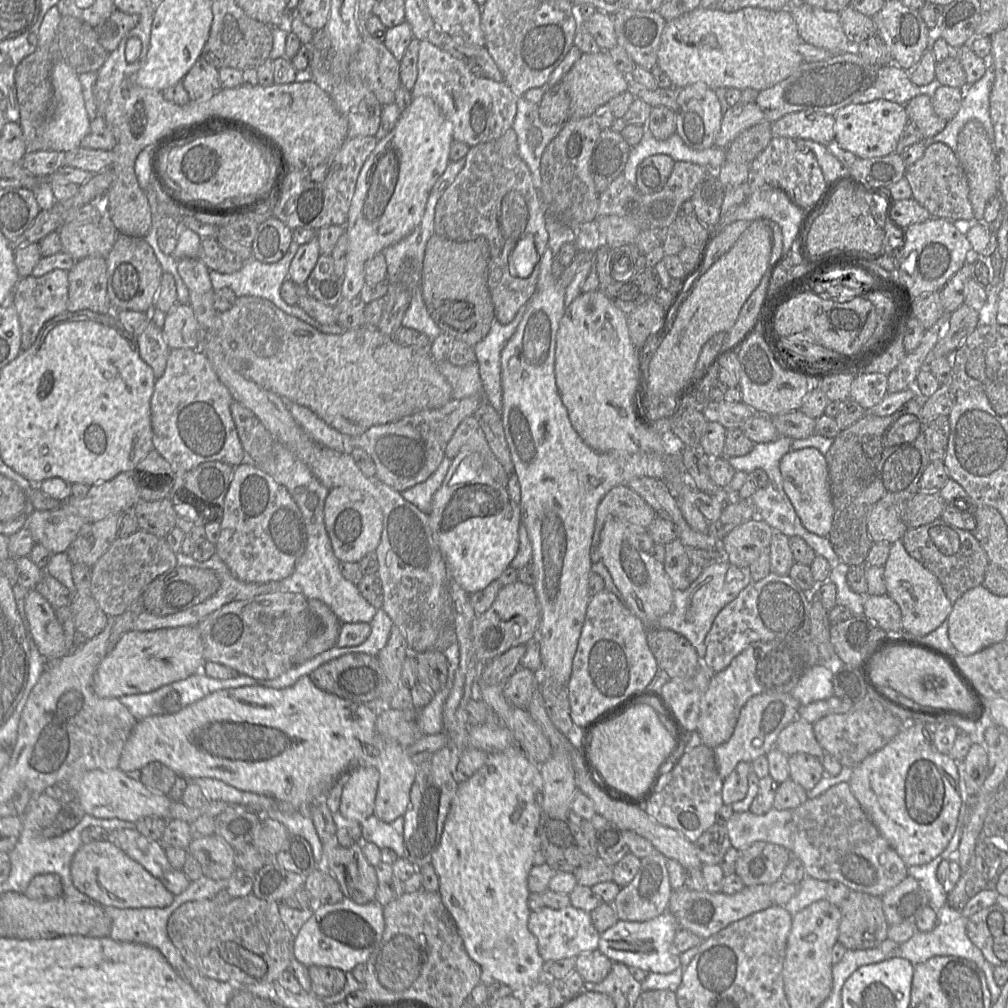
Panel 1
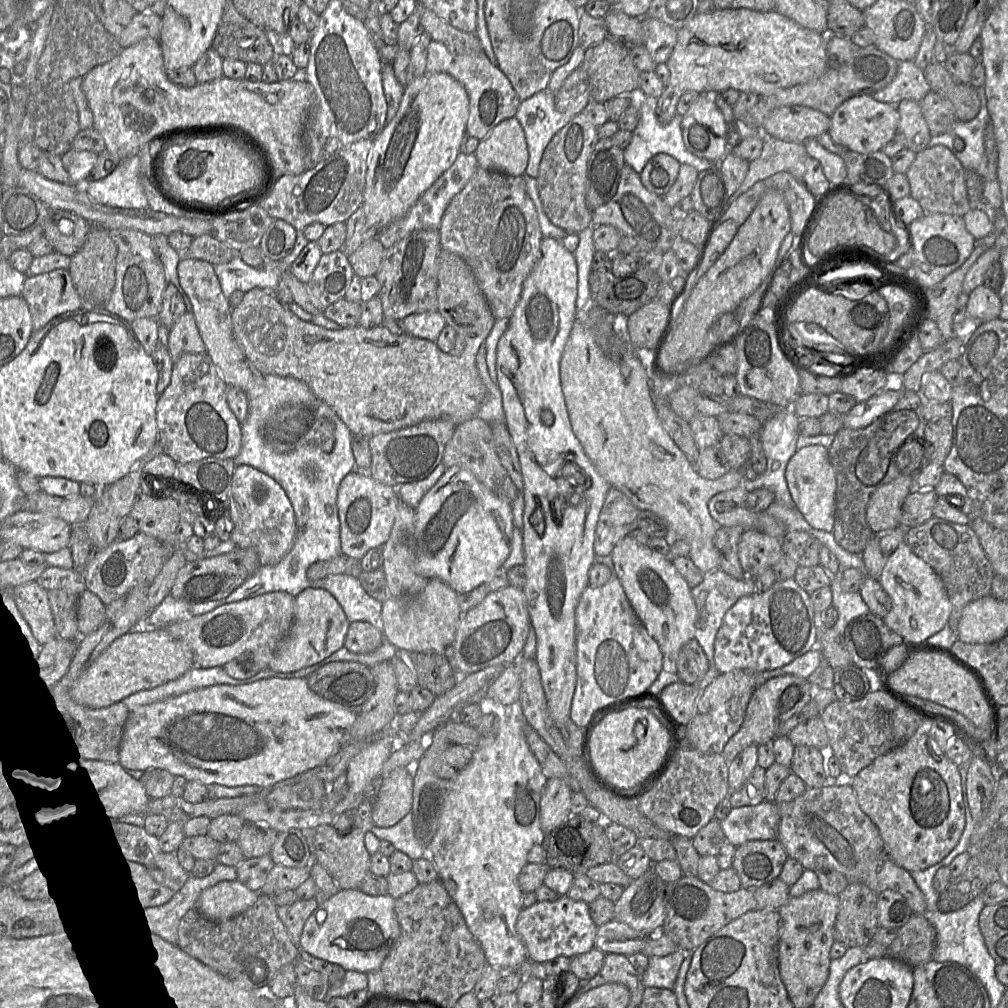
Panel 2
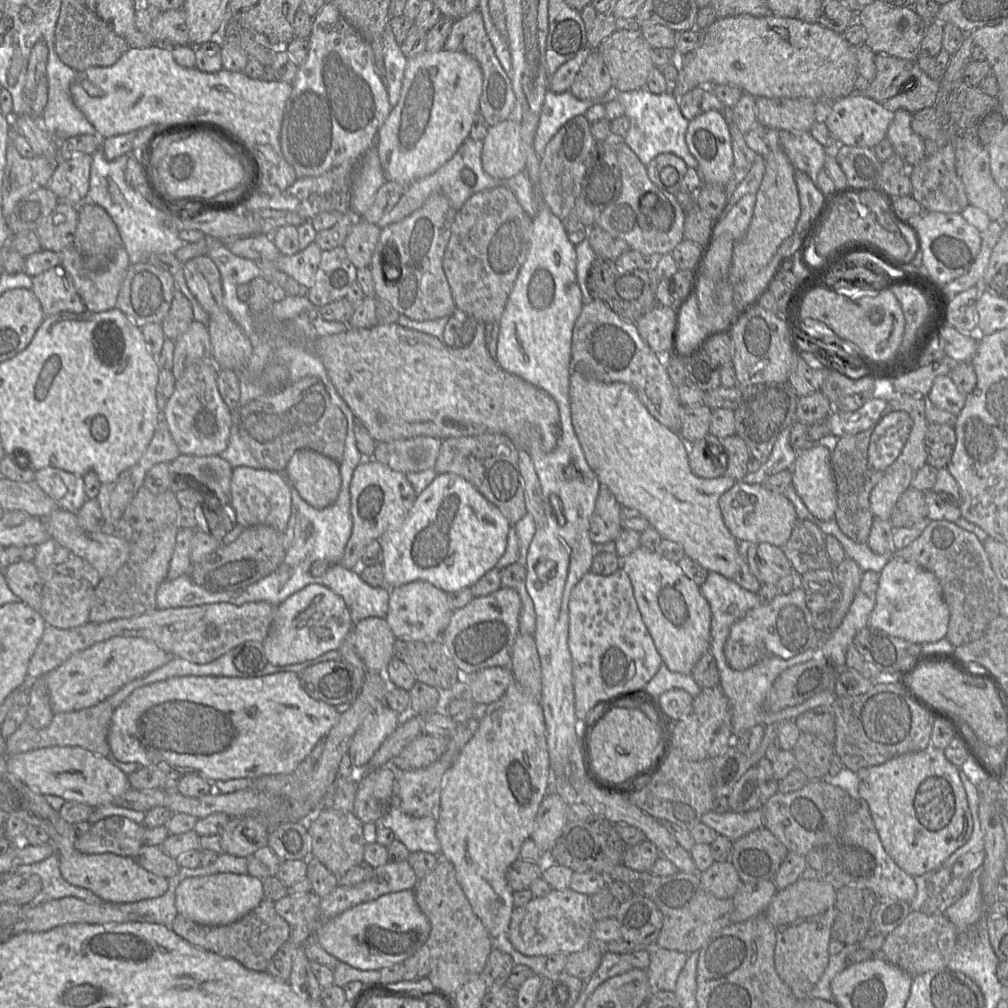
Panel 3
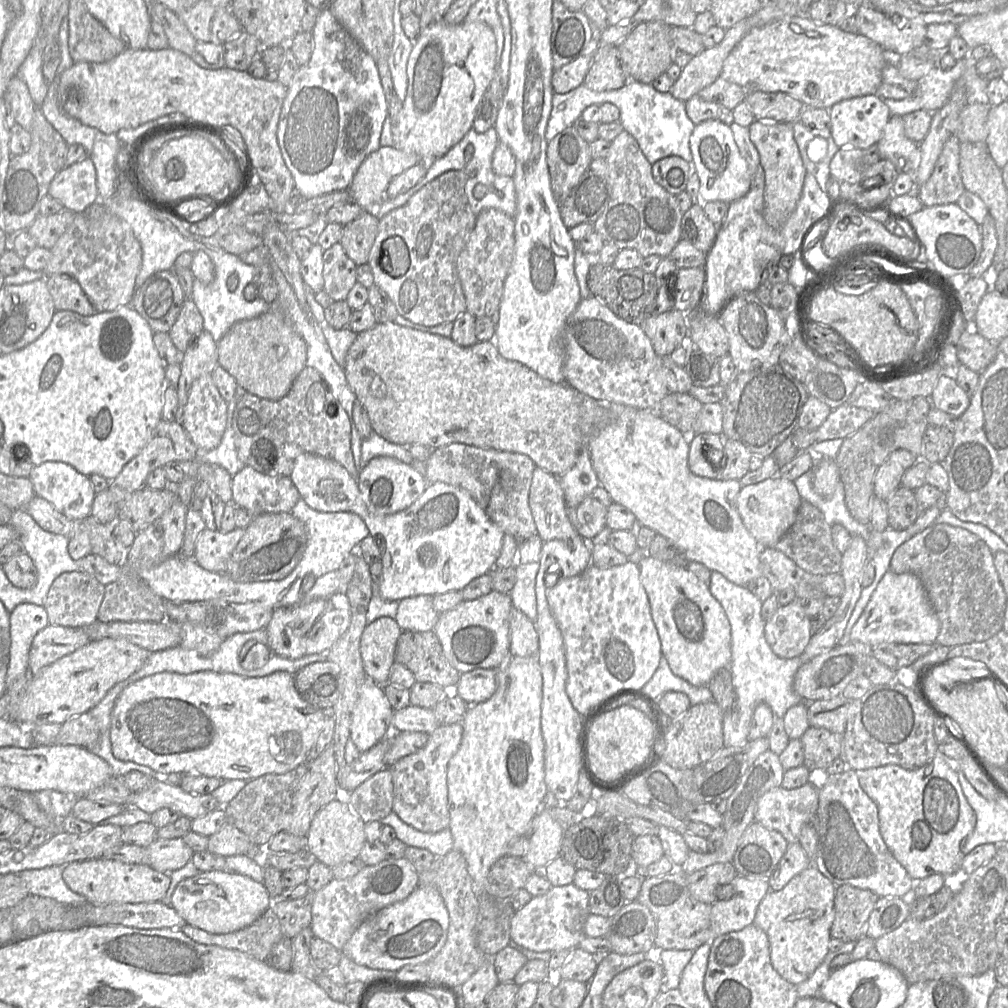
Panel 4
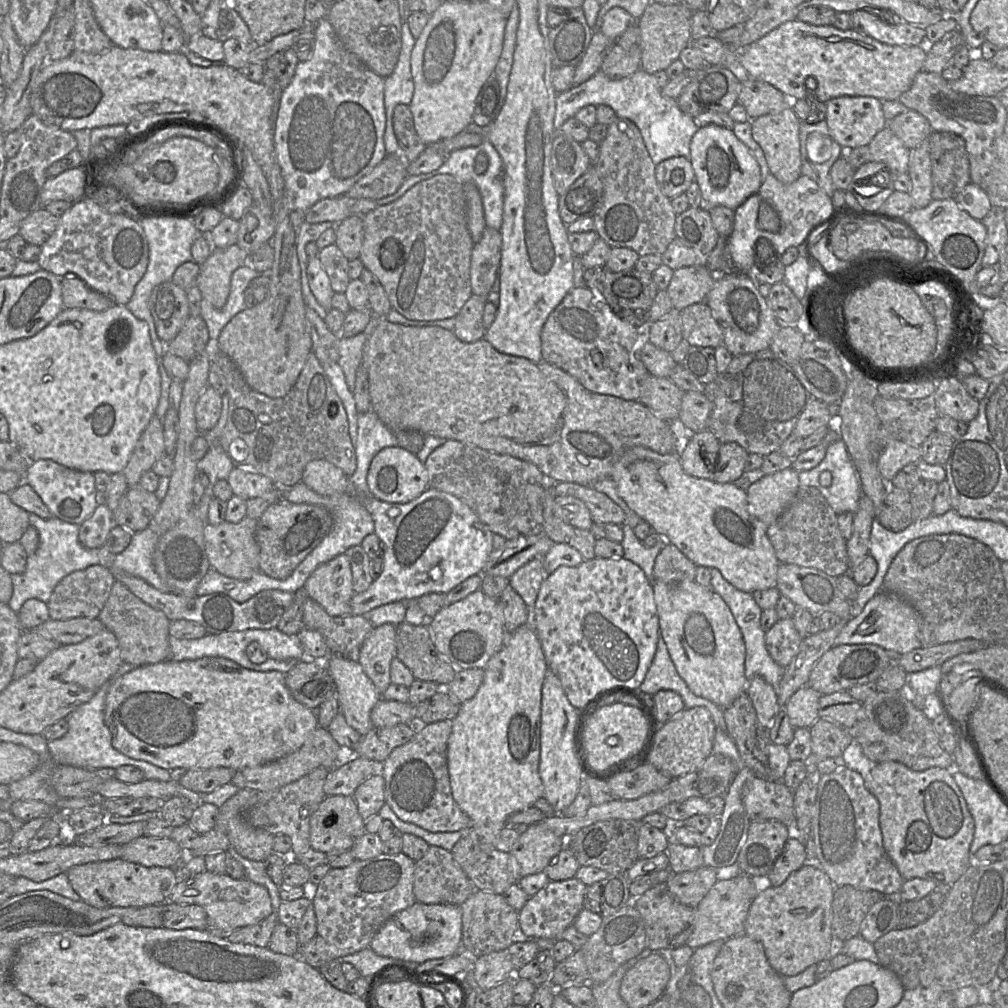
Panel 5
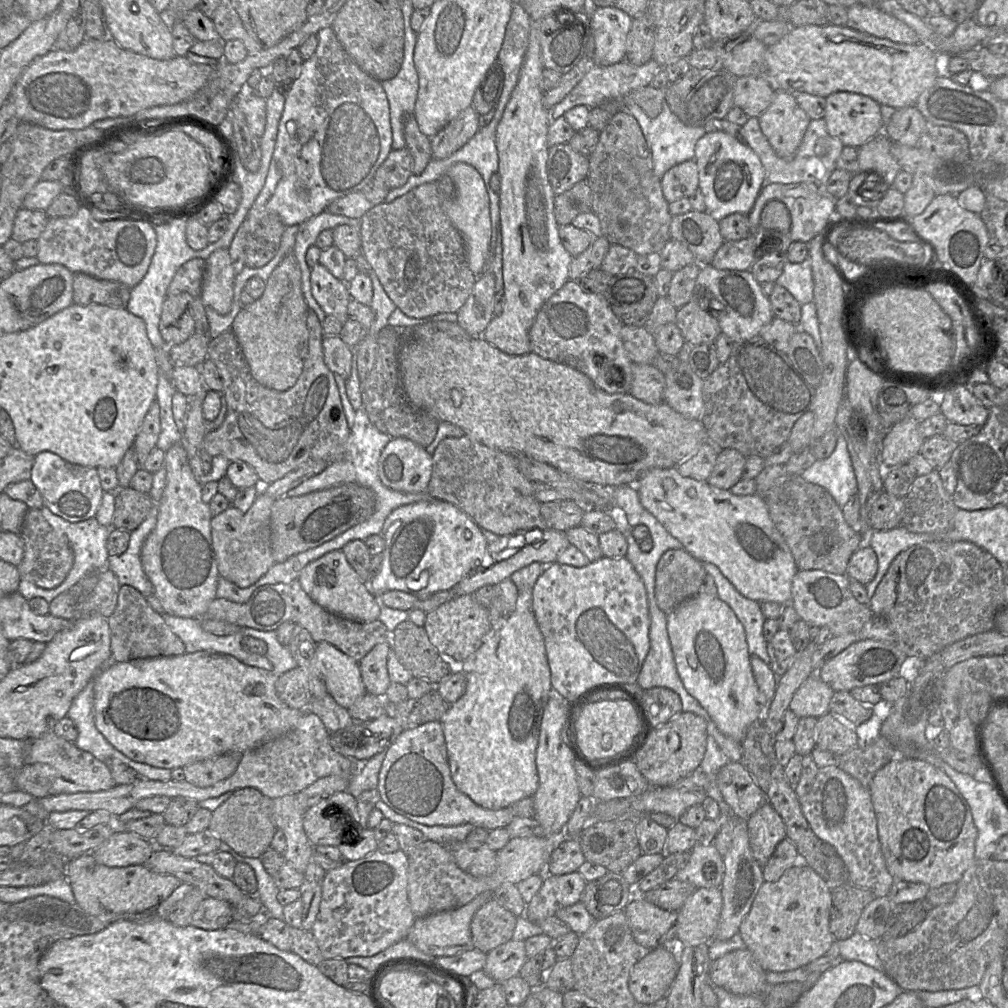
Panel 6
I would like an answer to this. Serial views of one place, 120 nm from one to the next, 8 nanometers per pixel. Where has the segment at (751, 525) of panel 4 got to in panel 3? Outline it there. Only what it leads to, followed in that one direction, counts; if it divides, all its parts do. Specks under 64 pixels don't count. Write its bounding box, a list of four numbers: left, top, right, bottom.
[719,482,798,547]

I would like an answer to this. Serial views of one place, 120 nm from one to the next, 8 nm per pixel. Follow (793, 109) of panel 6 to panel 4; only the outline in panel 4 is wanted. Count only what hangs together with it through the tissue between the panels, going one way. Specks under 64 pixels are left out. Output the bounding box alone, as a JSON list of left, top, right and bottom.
[749,120,807,228]

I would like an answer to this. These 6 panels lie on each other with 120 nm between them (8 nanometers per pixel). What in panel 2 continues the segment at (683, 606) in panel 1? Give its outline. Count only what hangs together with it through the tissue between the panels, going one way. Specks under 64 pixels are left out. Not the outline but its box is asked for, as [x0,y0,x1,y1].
[691,568,755,678]

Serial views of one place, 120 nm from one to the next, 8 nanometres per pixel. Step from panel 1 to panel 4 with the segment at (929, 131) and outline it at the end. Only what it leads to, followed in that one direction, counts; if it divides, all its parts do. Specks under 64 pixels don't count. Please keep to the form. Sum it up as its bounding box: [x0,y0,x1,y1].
[877,115,919,174]

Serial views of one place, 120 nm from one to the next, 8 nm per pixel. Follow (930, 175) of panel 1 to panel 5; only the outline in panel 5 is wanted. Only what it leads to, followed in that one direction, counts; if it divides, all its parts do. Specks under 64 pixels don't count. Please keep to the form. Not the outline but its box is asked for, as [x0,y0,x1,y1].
[928,131,971,199]

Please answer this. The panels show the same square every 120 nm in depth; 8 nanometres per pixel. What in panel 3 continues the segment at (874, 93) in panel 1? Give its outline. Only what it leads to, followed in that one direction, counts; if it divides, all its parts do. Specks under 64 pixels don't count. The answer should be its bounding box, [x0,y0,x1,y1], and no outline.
[882,61,940,114]

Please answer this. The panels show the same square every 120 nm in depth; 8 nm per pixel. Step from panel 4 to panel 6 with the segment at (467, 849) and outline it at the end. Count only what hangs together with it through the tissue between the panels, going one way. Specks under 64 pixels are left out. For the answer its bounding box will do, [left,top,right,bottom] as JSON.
[439,609,551,810]

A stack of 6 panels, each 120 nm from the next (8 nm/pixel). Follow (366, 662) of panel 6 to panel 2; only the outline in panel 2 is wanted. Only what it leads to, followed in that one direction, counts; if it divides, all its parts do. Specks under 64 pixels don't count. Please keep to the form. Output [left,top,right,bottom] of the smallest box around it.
[344,621,384,654]

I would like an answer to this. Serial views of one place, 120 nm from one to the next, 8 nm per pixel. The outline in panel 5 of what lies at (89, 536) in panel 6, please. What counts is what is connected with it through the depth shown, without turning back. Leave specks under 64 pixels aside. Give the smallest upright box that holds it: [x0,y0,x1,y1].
[8,513,113,614]

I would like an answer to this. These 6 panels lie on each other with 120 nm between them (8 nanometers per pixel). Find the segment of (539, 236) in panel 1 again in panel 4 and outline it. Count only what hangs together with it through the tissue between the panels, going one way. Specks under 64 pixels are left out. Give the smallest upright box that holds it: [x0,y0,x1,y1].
[457,208,514,317]

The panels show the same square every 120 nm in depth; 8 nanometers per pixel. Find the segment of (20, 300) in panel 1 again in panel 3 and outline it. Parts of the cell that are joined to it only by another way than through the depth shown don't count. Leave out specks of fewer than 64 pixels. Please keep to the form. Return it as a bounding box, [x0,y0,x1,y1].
[32,266,85,317]

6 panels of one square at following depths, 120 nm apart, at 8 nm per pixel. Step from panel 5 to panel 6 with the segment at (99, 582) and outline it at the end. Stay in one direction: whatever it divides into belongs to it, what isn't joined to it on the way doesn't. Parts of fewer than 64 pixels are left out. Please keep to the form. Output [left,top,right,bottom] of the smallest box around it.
[49,568,120,621]

